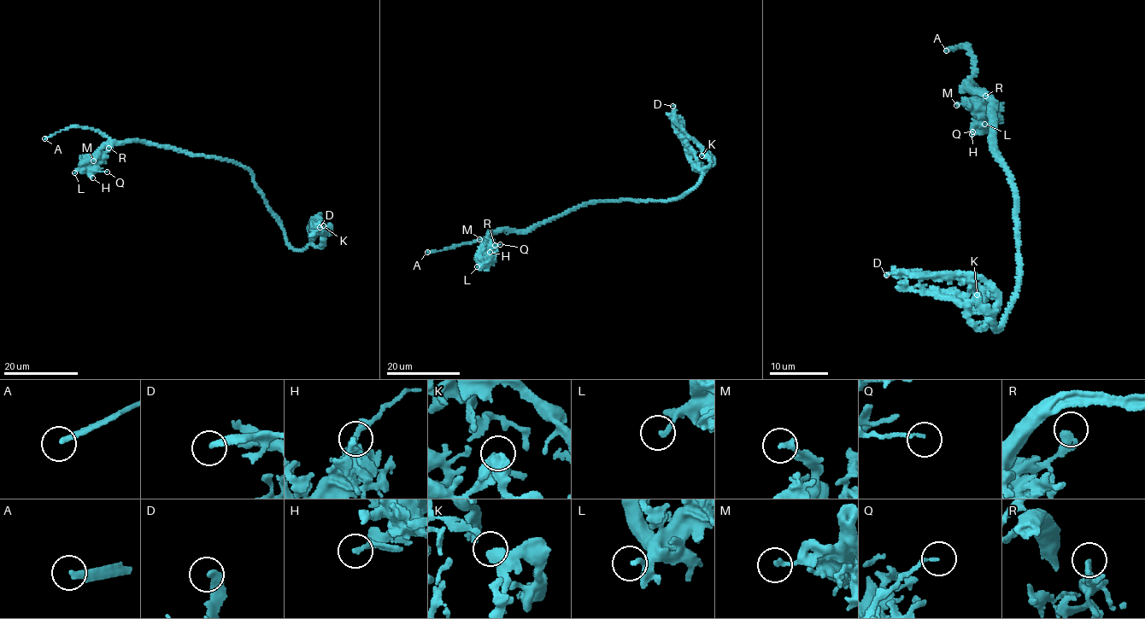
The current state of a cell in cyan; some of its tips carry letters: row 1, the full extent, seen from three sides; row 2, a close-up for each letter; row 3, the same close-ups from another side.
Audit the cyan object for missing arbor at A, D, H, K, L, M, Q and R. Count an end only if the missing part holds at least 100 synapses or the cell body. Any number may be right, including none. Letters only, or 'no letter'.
A

